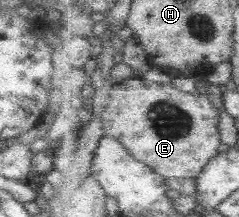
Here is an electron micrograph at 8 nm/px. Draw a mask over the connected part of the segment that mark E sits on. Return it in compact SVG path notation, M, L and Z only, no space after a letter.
M138 76L135 78L130 78L129 80L124 80L121 83L114 83L111 91L110 103L106 106L106 109L101 114L102 122L104 122L103 128L105 136L121 140L121 142L127 147L128 151L136 159L147 163L150 167L153 167L155 172L158 172L160 175L163 175L166 178L197 179L197 177L202 173L202 170L204 170L205 167L209 165L210 160L214 159L218 155L218 149L220 149L220 145L222 145L221 129L219 127L220 115L218 115L219 111L215 103L206 95L206 93L182 91L182 89L174 87L174 85L170 84L170 82L150 82L145 80L143 77Z

